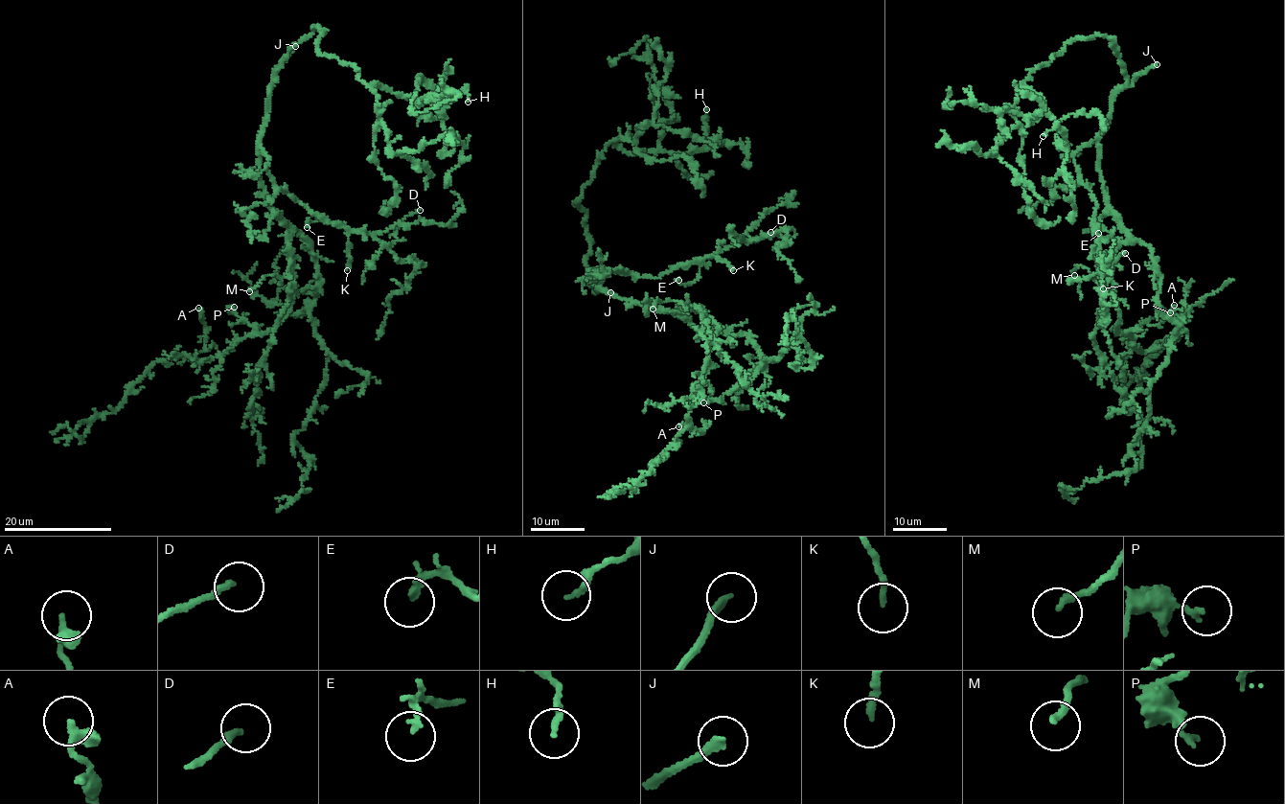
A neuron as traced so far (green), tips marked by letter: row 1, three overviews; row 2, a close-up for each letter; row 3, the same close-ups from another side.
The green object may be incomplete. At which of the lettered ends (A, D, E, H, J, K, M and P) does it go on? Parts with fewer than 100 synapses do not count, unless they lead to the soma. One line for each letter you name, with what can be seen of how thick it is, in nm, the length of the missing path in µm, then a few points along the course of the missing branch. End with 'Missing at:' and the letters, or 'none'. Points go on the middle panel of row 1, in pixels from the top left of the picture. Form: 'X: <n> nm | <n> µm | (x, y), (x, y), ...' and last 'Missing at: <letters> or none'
J: 240 nm | 35 µm | (610, 292), (638, 292), (642, 296), (635, 295), (625, 284), (613, 250), (624, 241), (621, 237)
Missing at: J

